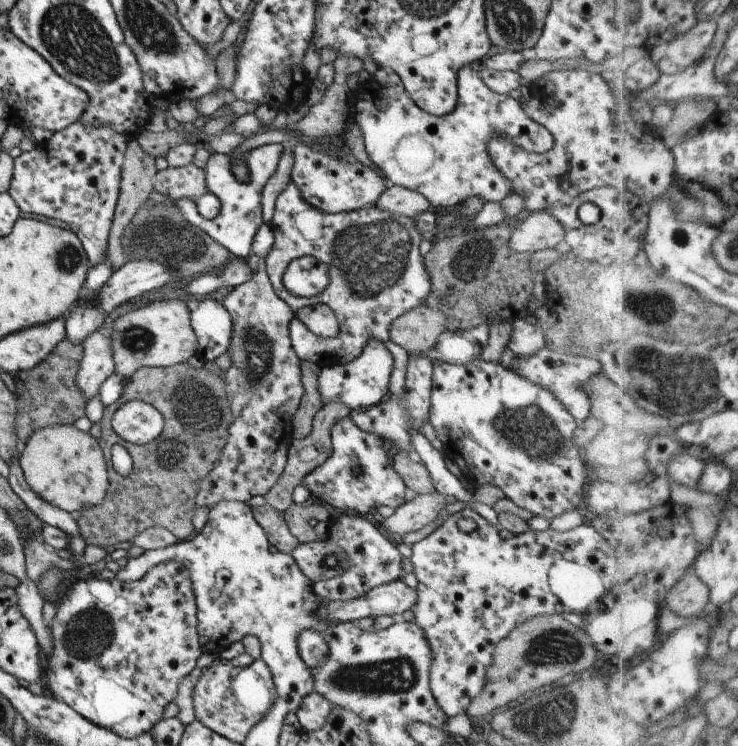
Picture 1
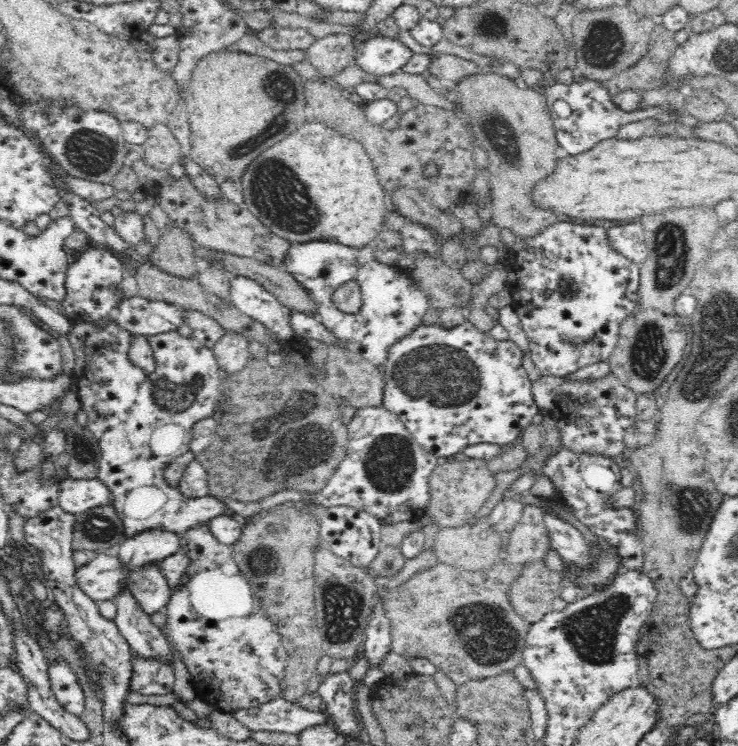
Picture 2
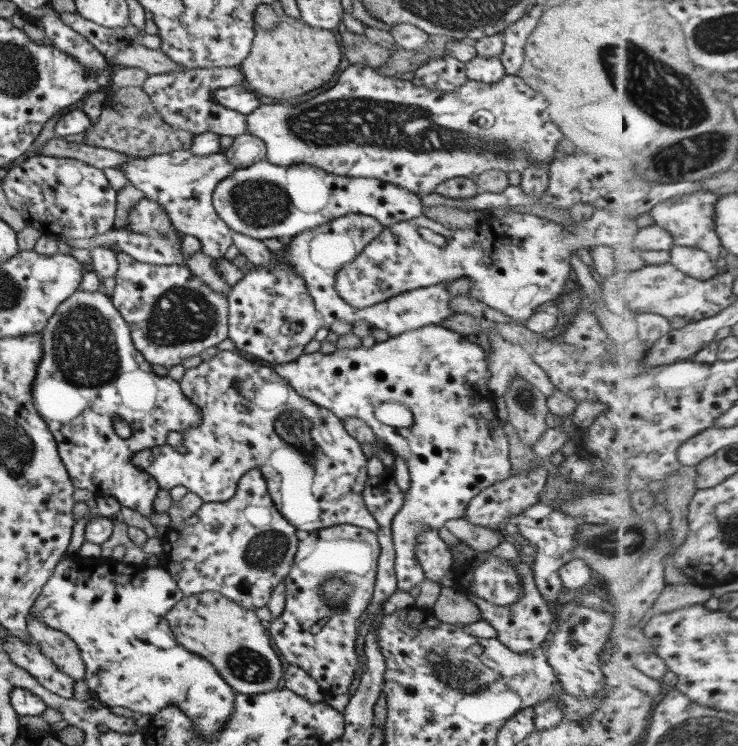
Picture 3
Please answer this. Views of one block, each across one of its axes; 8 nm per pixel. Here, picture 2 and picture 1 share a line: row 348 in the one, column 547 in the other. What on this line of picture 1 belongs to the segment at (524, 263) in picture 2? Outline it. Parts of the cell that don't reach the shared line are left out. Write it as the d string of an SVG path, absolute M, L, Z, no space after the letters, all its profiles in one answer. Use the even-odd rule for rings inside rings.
M467 506L451 514L432 534L411 548L411 561L418 580L417 604L412 608L414 622L425 630L433 654L430 690L449 717L464 713L470 701L484 690L485 670L492 662L494 649L517 624L543 614L574 612L584 615L586 609L600 602L612 584L620 580L620 576L616 576L614 548L587 521L566 532L529 529L510 539L502 539L498 532L499 528ZM462 518L472 518L476 529L470 533L460 530L458 520Z

